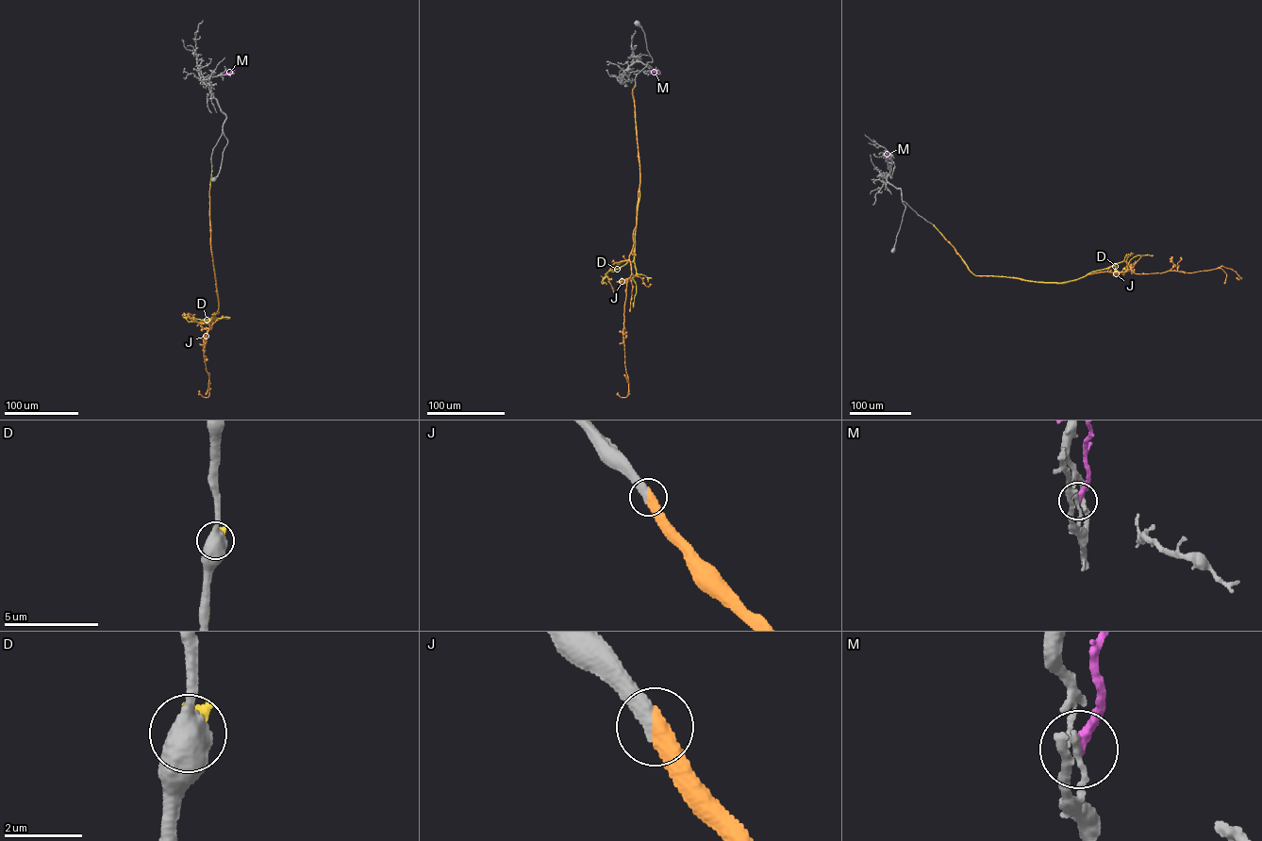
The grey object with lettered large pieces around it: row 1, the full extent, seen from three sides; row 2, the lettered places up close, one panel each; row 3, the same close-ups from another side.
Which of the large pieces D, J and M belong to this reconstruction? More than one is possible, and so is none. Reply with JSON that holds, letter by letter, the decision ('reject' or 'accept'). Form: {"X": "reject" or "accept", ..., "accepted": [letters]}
{"D": "reject", "J": "accept", "M": "reject", "accepted": ["J"]}

